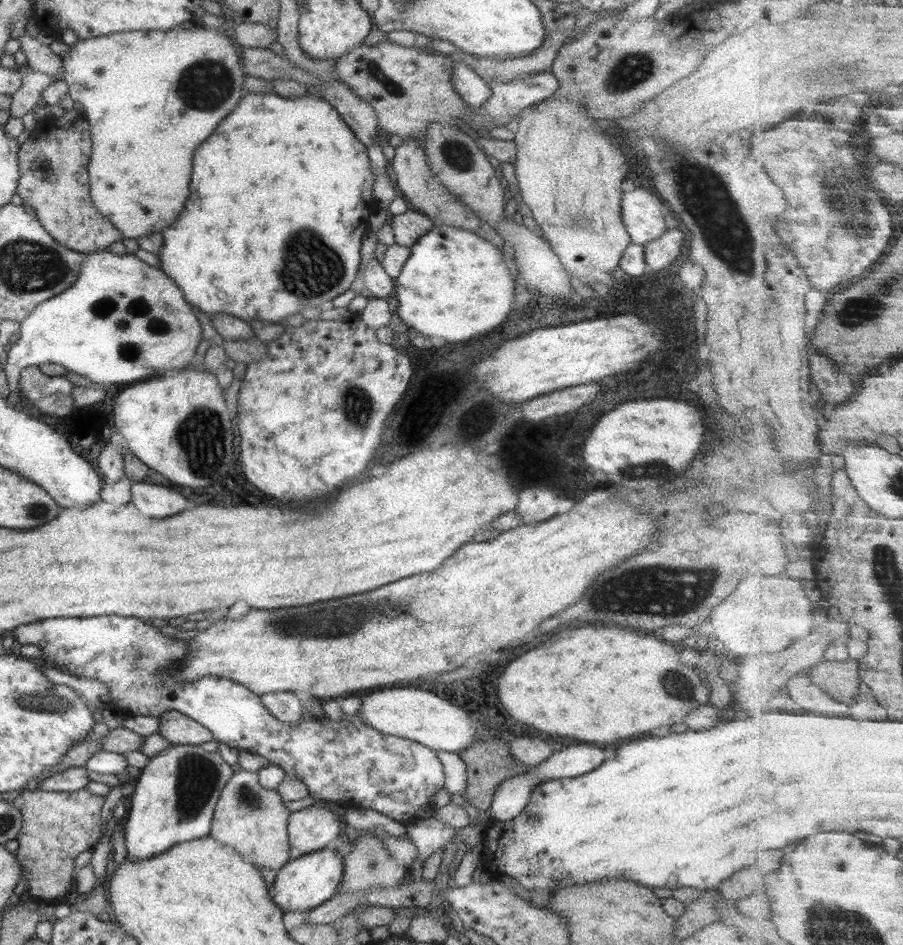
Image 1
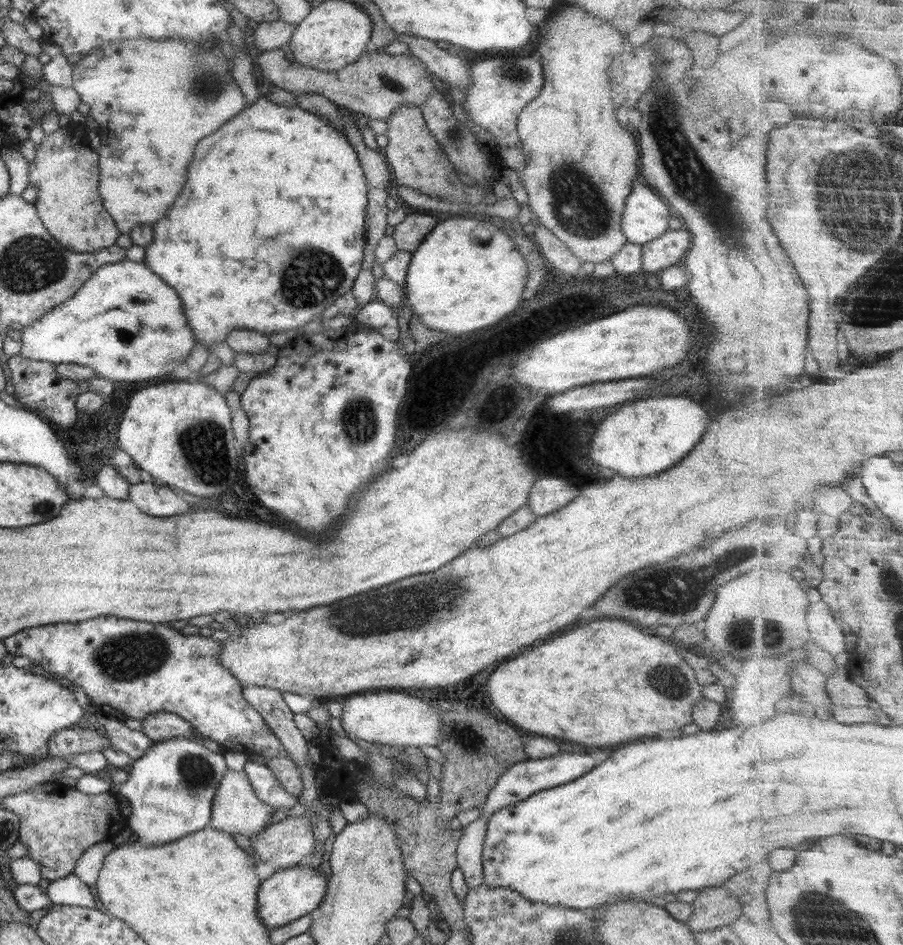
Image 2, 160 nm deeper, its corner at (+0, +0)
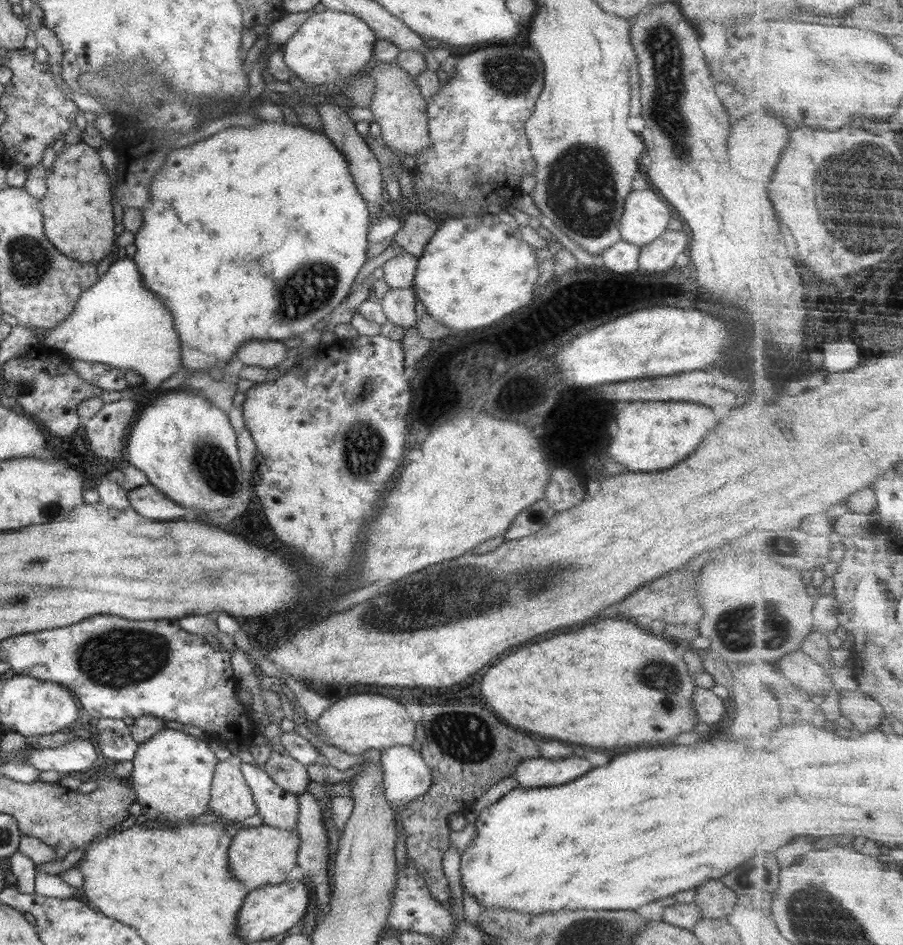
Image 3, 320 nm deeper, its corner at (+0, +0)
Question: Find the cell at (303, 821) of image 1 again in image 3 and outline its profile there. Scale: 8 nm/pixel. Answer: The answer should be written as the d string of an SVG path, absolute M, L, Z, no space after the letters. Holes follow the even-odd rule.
M263 824L258 827L237 829L226 850L228 873L241 882L247 893L262 886L281 884L285 881L287 872L296 865L299 841L295 830L291 832Z

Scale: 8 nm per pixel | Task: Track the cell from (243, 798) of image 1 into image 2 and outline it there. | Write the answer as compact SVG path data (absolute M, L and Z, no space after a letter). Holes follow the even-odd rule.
M227 769L216 789L212 798L211 816L207 826L213 830L226 832L231 836L242 834L247 838L265 828L265 824L272 816L273 809L255 797L244 771Z

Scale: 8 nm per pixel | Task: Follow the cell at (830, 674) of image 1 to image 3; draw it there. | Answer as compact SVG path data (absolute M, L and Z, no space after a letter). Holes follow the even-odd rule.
M839 690L841 714L853 722L855 732L869 733L879 729L886 719L884 706L861 690Z

